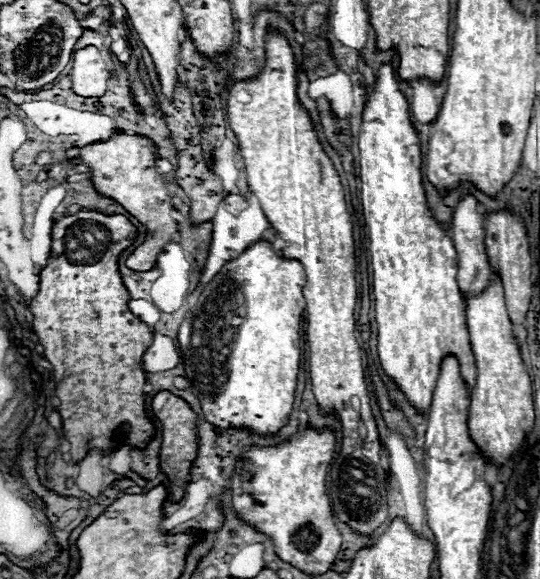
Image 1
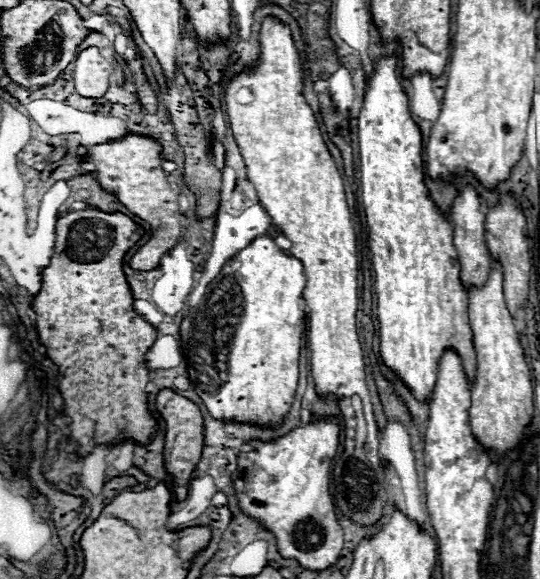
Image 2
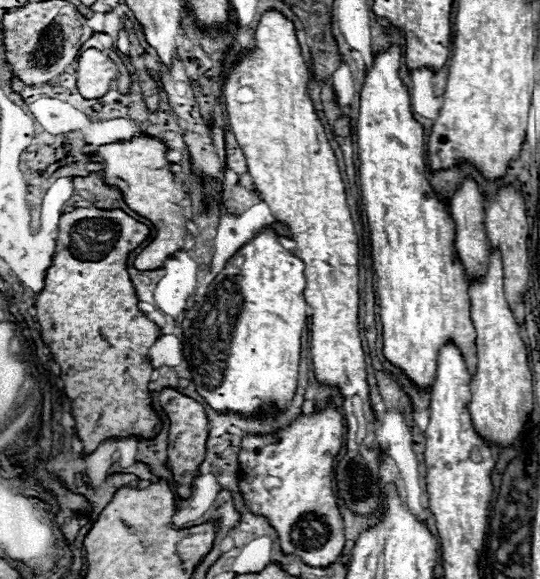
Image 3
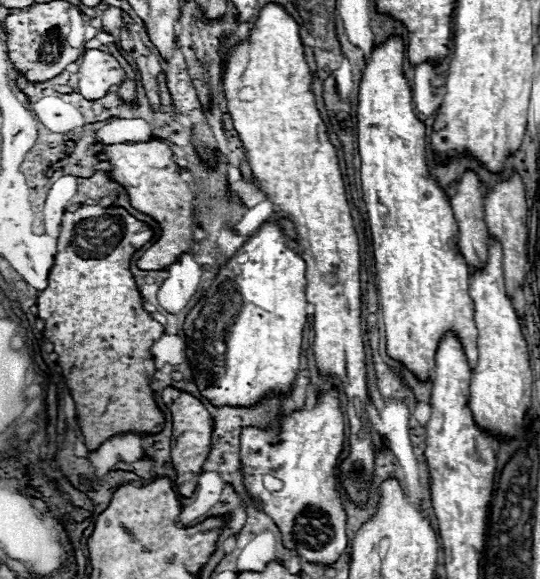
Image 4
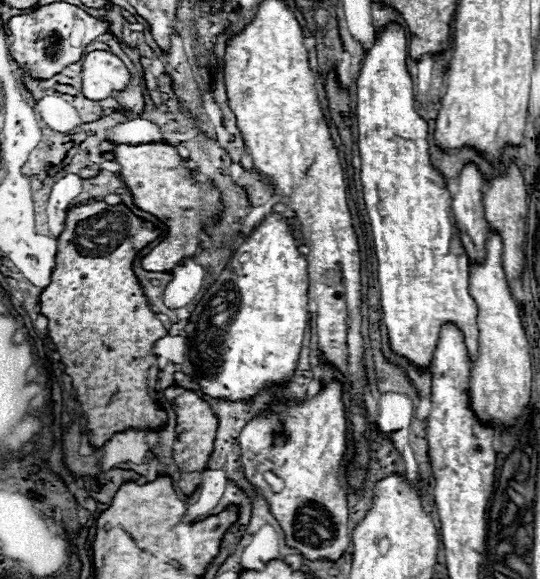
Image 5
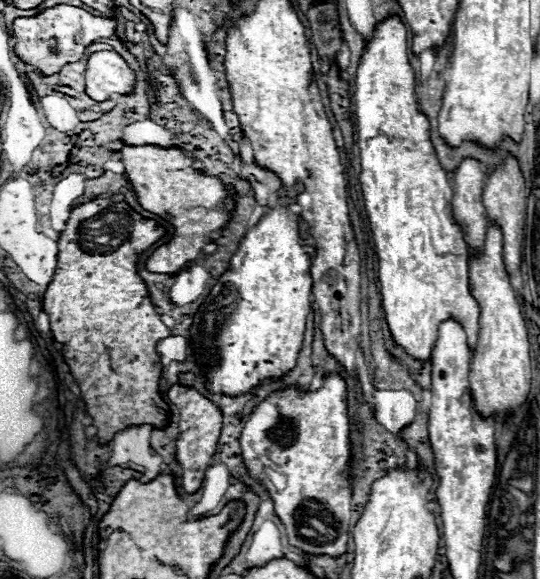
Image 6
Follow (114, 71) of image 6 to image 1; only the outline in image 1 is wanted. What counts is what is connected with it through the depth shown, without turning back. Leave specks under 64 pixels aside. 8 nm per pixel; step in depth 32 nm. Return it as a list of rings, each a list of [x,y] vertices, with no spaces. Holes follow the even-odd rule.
[[[86,46],[74,52],[72,56],[72,90],[84,98],[98,98],[106,92],[110,66],[102,58],[96,46]]]

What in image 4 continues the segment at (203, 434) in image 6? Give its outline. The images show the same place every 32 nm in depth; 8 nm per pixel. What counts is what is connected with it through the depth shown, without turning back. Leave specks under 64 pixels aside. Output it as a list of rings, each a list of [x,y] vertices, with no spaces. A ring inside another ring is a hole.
[[[164,388],[162,394],[160,394],[162,402],[166,404],[166,408],[170,410],[172,414],[172,446],[170,446],[170,460],[172,460],[172,466],[176,470],[176,484],[178,484],[178,490],[190,498],[194,488],[196,488],[196,482],[198,482],[198,476],[200,476],[200,468],[202,468],[202,462],[206,460],[206,454],[210,452],[210,438],[212,438],[212,418],[206,410],[206,406],[182,392],[182,390],[176,390],[176,388]]]

